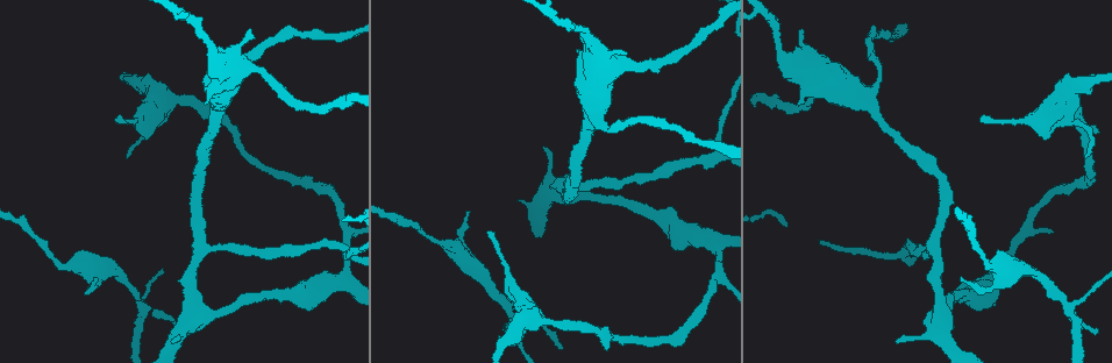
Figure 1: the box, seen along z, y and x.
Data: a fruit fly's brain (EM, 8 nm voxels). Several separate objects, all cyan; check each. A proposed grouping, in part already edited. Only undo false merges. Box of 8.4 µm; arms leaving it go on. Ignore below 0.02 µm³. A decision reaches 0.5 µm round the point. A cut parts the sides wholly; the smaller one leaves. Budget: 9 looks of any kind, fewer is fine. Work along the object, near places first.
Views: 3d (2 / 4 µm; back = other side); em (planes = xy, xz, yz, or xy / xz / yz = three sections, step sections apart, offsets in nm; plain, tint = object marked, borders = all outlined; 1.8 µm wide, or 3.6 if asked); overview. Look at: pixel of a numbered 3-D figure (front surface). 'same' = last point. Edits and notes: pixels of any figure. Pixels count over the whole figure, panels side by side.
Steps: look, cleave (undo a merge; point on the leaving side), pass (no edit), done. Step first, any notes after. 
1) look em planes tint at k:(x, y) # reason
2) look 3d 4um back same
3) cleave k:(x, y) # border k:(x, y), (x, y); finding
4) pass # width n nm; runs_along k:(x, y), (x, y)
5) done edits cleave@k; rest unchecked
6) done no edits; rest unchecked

look 3d 4um at 1:(933, 245) # branch point

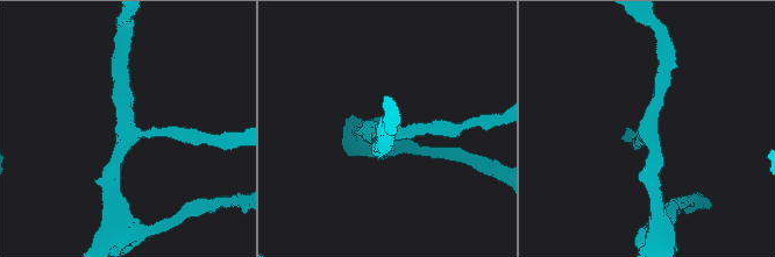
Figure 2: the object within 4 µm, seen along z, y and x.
look em planes tint at 2:(649, 129) # arms 3; arm_widths 220, 240, 280 nm; shape alone is not enough

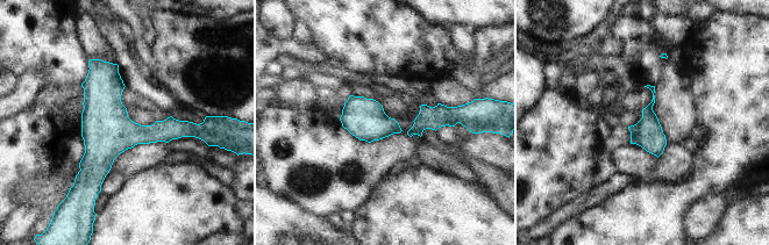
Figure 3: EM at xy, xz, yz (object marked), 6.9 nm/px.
pass # width 200 nm; continuous, no second neuron

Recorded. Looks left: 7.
look em yz step 16 tint at 1:(348, 230)

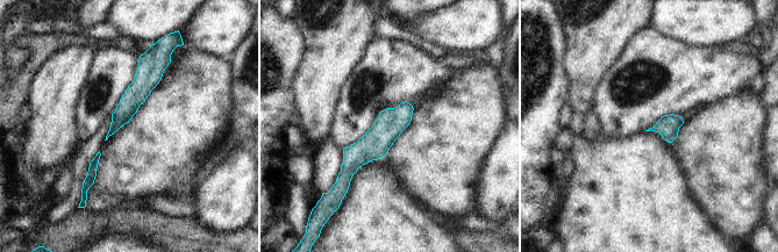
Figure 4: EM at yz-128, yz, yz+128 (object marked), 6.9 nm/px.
look em planes tint same # cut it another way

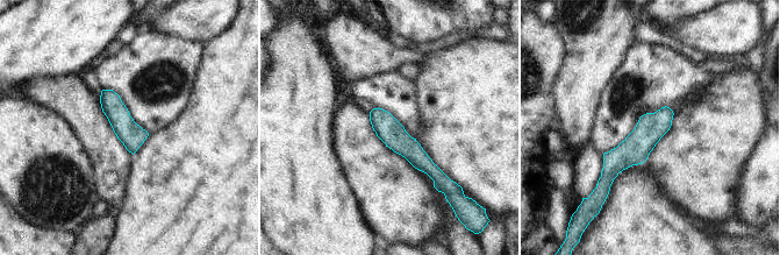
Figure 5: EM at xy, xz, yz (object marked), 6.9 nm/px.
pass # continuous, no second neuron

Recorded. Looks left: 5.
look em xy step 4 tint at 1:(1066, 304) # a fork

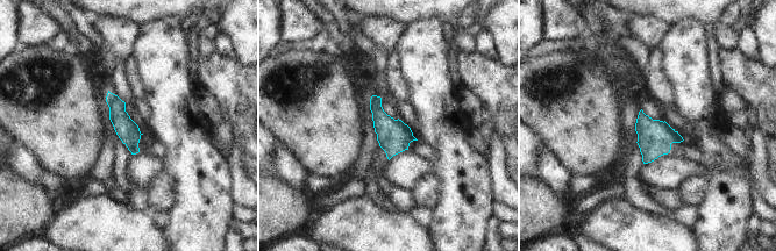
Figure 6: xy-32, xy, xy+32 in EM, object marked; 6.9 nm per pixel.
look em planes tint same

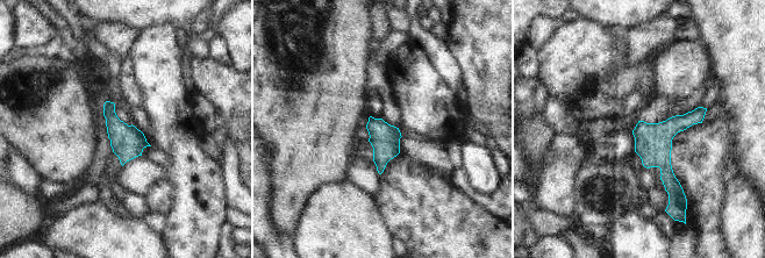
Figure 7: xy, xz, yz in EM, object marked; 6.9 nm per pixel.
pass # all the same neuron

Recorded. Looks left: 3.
look 3d 4um at 1:(596, 120) # sudden change in width

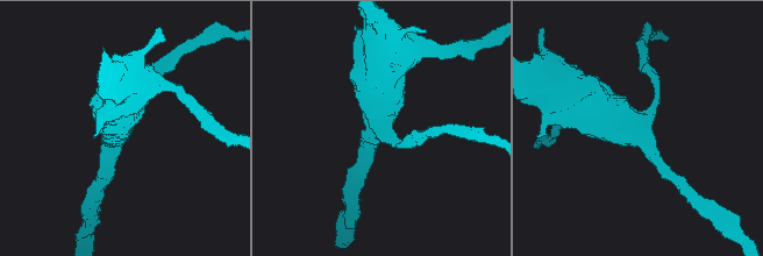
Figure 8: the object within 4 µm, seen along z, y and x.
look em 3.6um yz step 4 tint at 8:(640, 122) # arms 3; arm_widths 180, 220, 700 nm

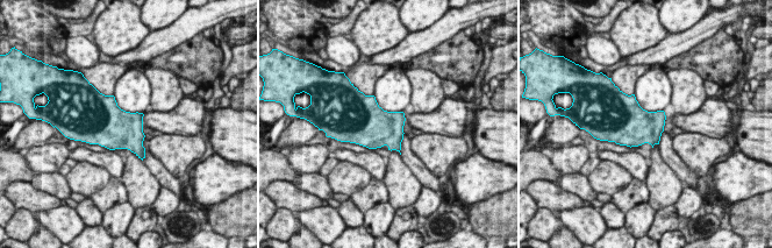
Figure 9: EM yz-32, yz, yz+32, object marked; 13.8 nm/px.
pass # continuous, no second neuron

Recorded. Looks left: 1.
done no edits; rest unchecked

